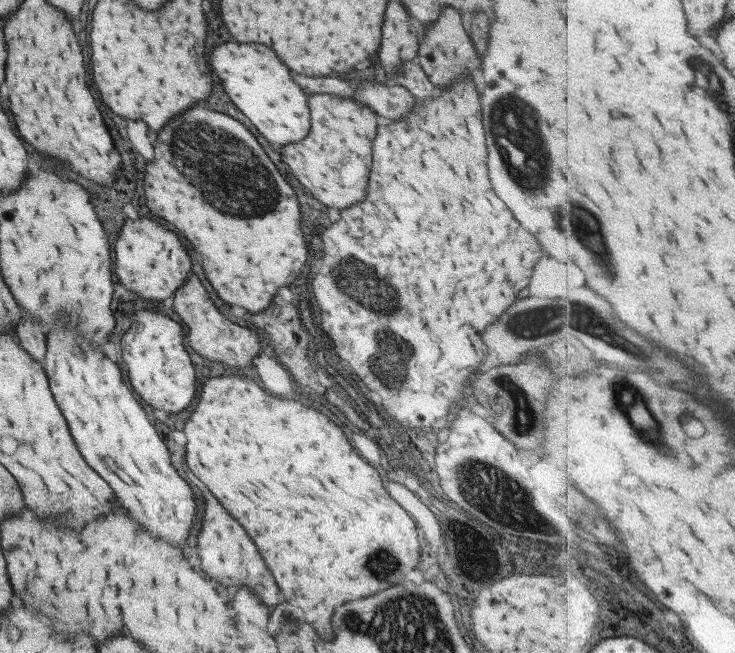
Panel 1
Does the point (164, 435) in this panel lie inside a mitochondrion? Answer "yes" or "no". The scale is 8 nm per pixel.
no

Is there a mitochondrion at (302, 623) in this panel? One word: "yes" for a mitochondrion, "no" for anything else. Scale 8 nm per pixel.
no

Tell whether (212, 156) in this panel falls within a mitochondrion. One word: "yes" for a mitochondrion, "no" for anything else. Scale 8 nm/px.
yes

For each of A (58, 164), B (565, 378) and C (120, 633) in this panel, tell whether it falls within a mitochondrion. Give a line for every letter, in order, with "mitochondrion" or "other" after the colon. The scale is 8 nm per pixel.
A: other
B: other
C: other

